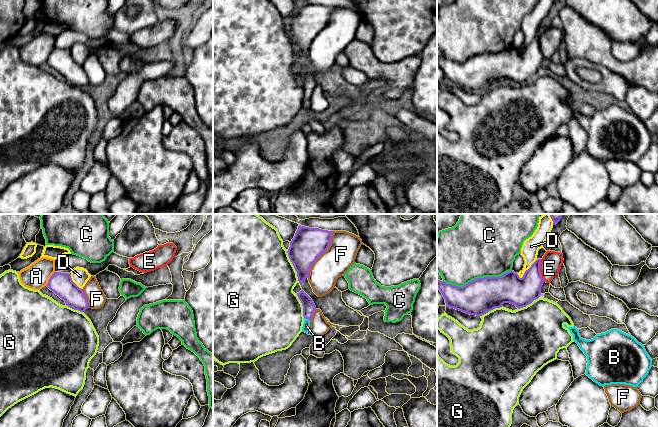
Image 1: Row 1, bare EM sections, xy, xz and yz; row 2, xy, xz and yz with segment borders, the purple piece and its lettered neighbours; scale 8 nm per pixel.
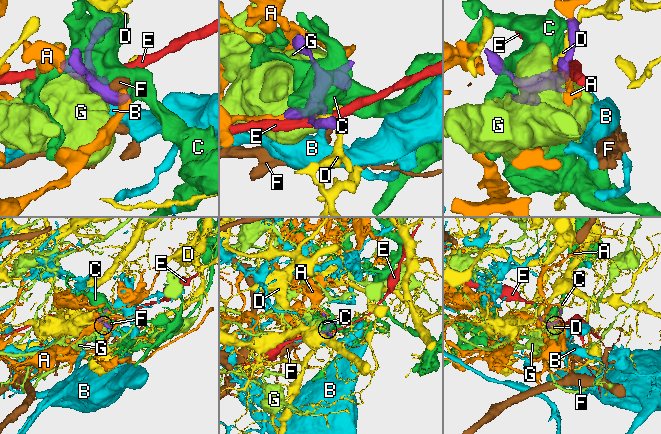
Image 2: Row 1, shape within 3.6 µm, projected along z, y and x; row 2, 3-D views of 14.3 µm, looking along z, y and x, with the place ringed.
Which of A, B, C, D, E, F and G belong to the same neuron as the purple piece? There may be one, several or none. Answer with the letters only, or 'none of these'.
B

